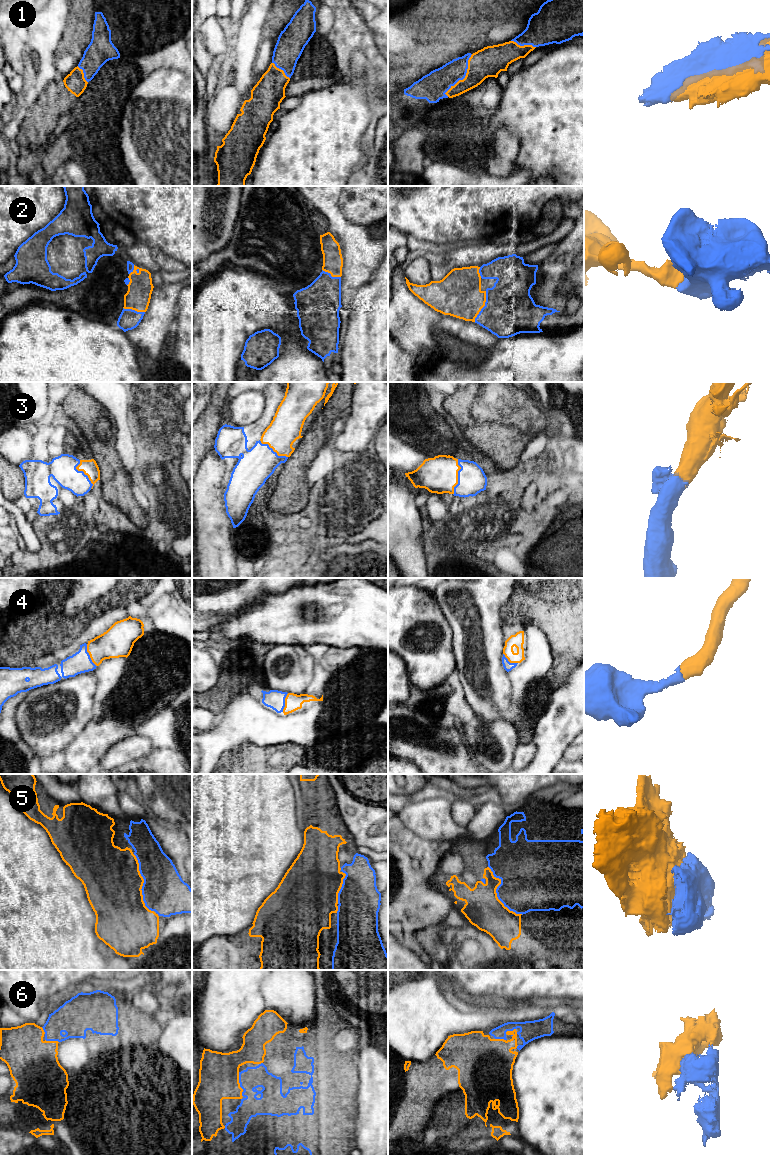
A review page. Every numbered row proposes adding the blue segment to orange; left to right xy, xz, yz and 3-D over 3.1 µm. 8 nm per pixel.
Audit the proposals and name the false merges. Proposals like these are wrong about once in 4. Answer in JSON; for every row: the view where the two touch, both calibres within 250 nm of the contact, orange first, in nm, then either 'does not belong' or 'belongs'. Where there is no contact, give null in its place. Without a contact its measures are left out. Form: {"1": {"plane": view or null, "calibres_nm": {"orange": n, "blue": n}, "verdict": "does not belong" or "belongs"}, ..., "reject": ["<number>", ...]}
{"1": {"plane": "yz", "calibres_nm": {"orange": 240, "blue": 200}, "verdict": "belongs"}, "2": {"plane": "yz", "calibres_nm": {"orange": 360, "blue": 400}, "verdict": "belongs"}, "3": {"plane": "yz", "calibres_nm": {"orange": 300, "blue": 220}, "verdict": "belongs"}, "4": {"plane": "xy", "calibres_nm": {"orange": 240, "blue": 170}, "verdict": "belongs"}, "5": {"plane": "yz", "calibres_nm": {"orange": 300, "blue": 400}, "verdict": "belongs"}, "6": {"plane": "xz", "calibres_nm": {"orange": 320, "blue": 180}, "verdict": "belongs"}, "reject": []}

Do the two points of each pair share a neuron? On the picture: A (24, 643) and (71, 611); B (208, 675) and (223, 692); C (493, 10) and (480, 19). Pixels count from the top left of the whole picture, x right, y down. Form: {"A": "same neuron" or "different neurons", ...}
{"A": "different neurons", "B": "different neurons", "C": "different neurons"}

